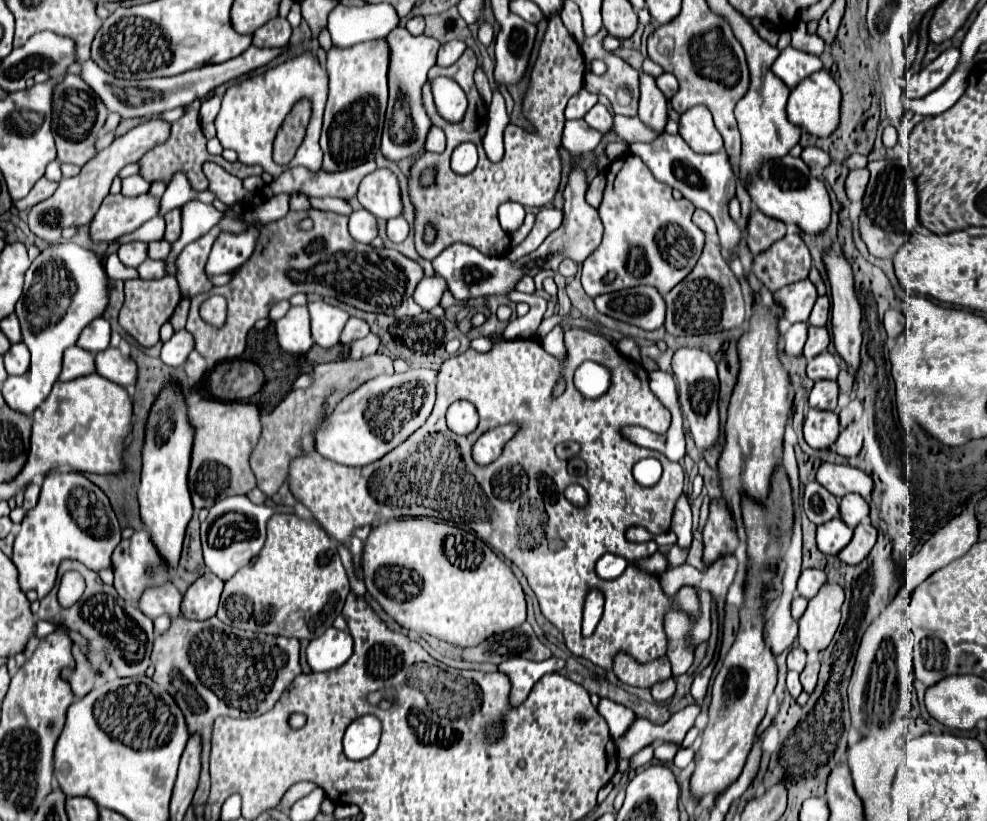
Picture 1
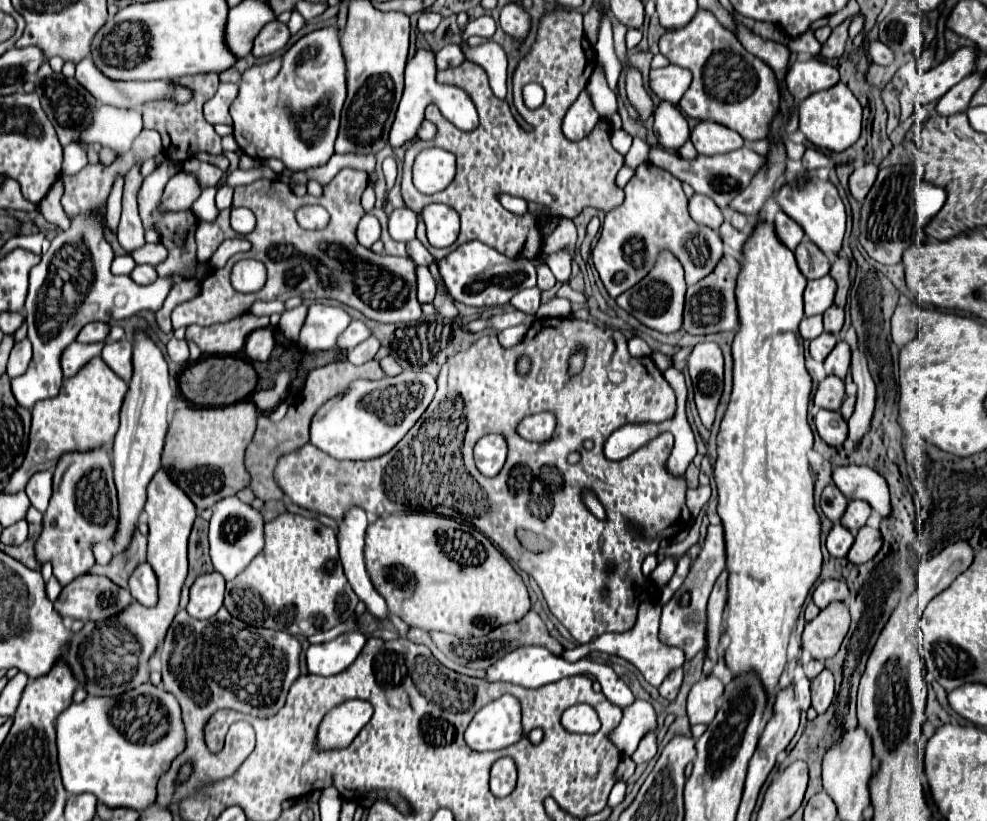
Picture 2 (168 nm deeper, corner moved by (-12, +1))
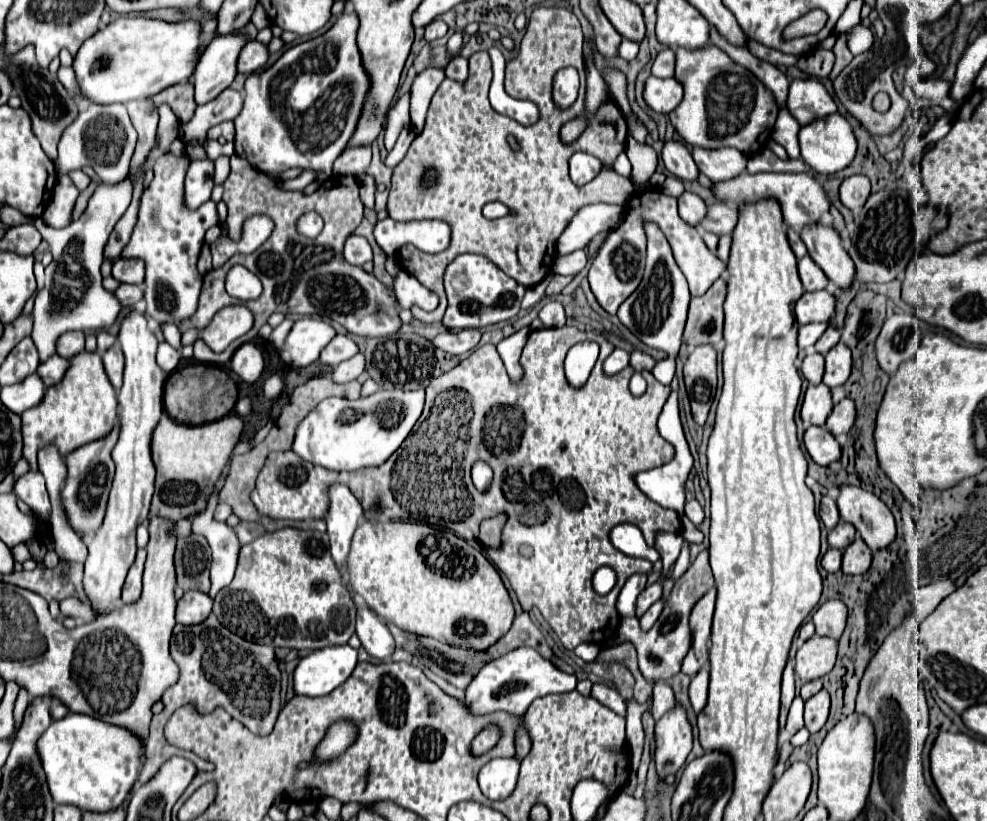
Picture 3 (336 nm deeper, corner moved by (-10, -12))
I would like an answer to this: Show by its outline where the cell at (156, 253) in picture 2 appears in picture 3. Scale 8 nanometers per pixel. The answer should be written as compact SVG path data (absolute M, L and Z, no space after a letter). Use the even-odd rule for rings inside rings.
M118 258L112 266L112 276L122 284L142 284L144 282L144 264L132 258Z

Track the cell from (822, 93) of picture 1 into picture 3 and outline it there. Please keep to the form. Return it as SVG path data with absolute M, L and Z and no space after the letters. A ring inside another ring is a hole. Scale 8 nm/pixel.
M838 112L826 118L820 118L808 126L802 126L798 134L798 142L800 142L802 160L818 174L836 174L844 170L854 160L854 154L856 154L856 138L852 134L852 128L848 120Z

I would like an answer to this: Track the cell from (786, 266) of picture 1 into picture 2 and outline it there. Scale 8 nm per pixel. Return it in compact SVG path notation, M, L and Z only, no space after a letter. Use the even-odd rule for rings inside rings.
M804 237L804 239L800 241L800 245L798 245L796 251L794 251L794 257L796 257L796 263L798 263L800 273L802 273L806 279L824 277L824 275L828 275L828 271L830 271L830 261L828 261L828 257L826 257L816 245L812 245L812 241L808 241L808 237Z

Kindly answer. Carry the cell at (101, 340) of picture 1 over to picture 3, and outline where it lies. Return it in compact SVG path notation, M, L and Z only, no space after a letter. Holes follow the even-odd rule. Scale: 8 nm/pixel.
M66 332L58 338L58 356L72 358L84 350L84 332Z

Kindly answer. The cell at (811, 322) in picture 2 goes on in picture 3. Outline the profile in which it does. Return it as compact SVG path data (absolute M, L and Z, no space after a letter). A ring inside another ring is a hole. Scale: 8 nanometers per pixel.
M806 324L798 330L798 348L808 350L814 346L814 342L824 334L828 324Z

